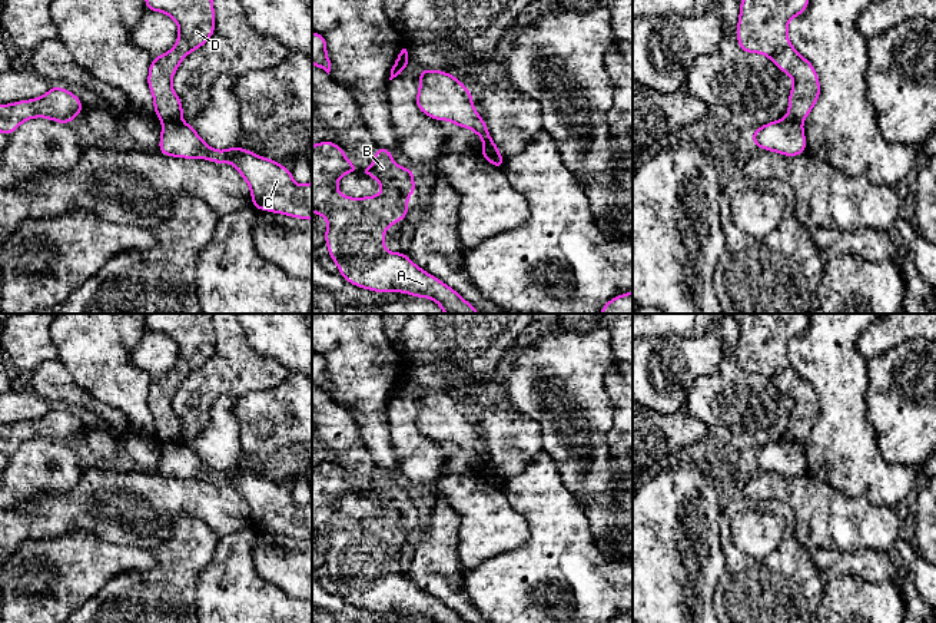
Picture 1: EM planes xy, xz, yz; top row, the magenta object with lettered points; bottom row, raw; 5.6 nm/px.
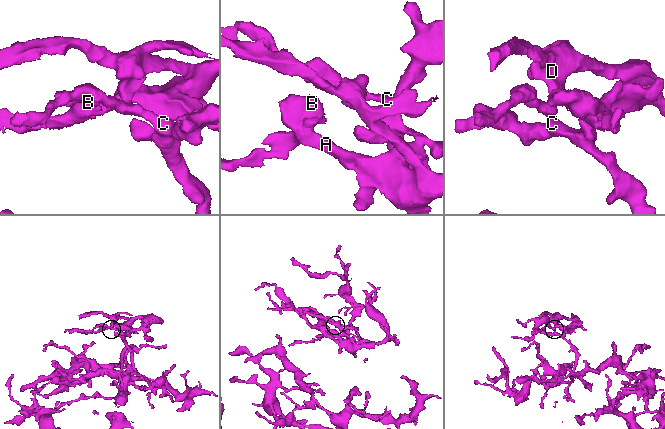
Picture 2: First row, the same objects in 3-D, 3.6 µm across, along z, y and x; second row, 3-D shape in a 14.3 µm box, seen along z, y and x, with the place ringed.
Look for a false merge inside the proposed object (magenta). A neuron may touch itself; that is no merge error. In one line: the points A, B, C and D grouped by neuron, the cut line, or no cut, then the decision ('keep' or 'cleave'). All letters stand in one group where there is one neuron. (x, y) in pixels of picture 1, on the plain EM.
A B D / C; cut in xy along (181, 441), (163, 443); cleave

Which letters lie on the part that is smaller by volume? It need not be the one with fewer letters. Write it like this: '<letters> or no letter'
A, B, D

